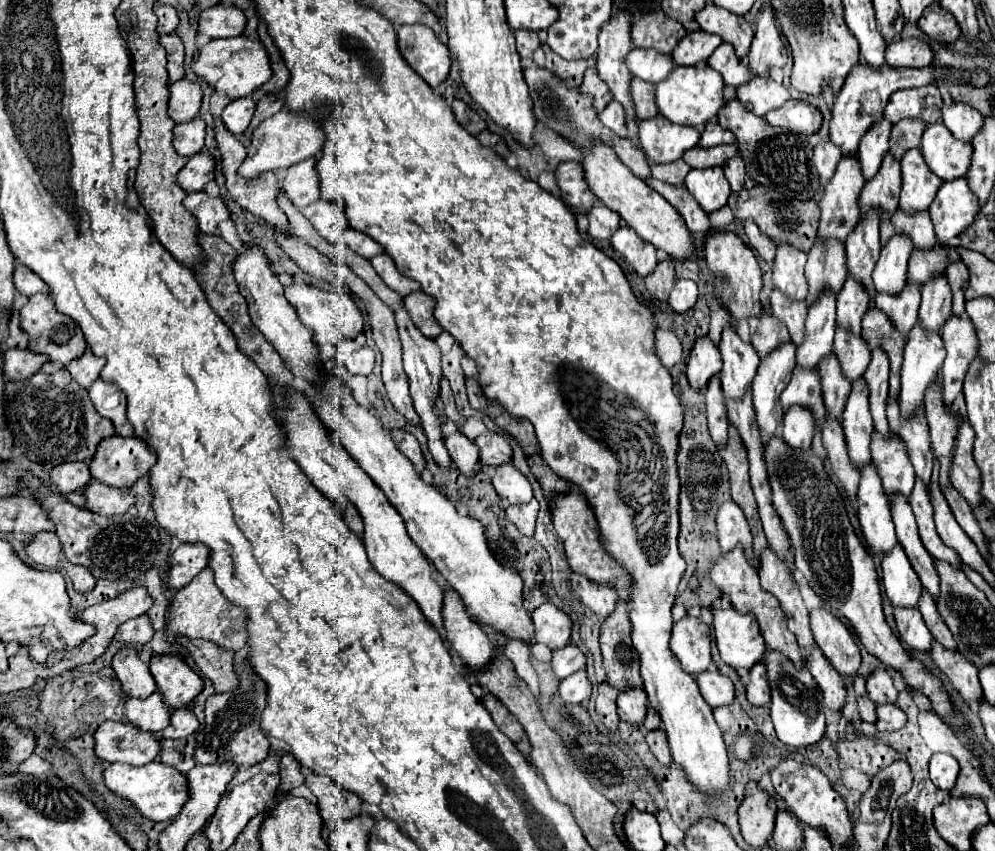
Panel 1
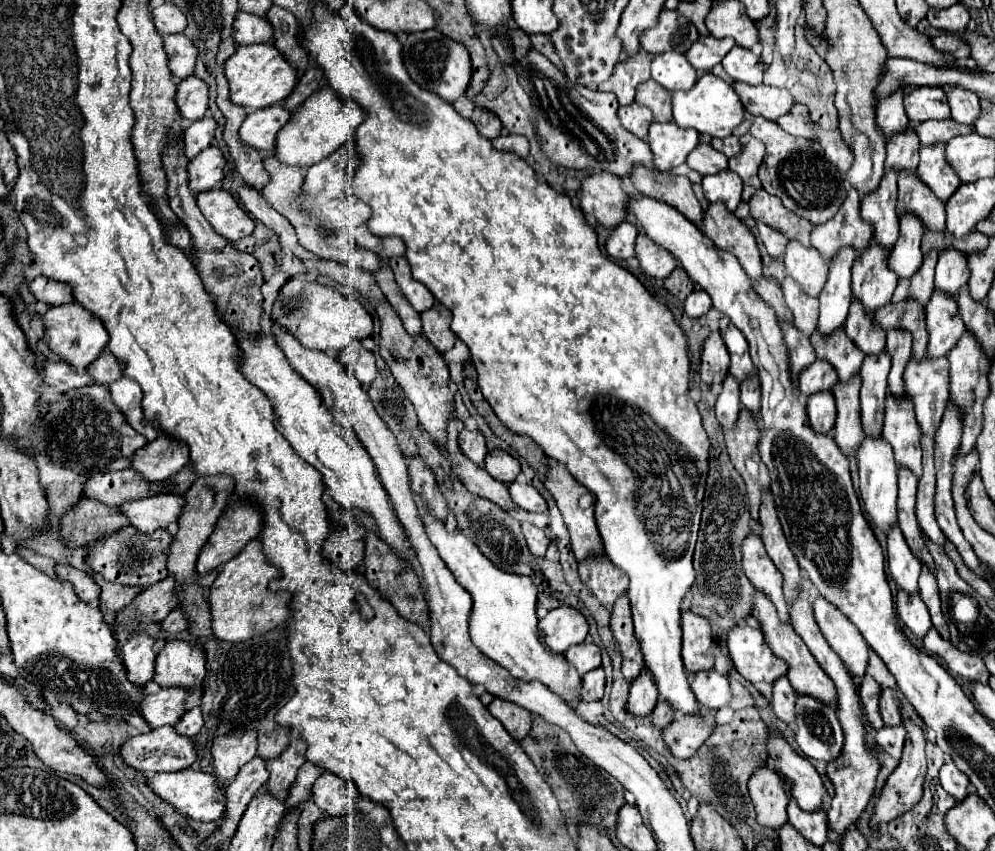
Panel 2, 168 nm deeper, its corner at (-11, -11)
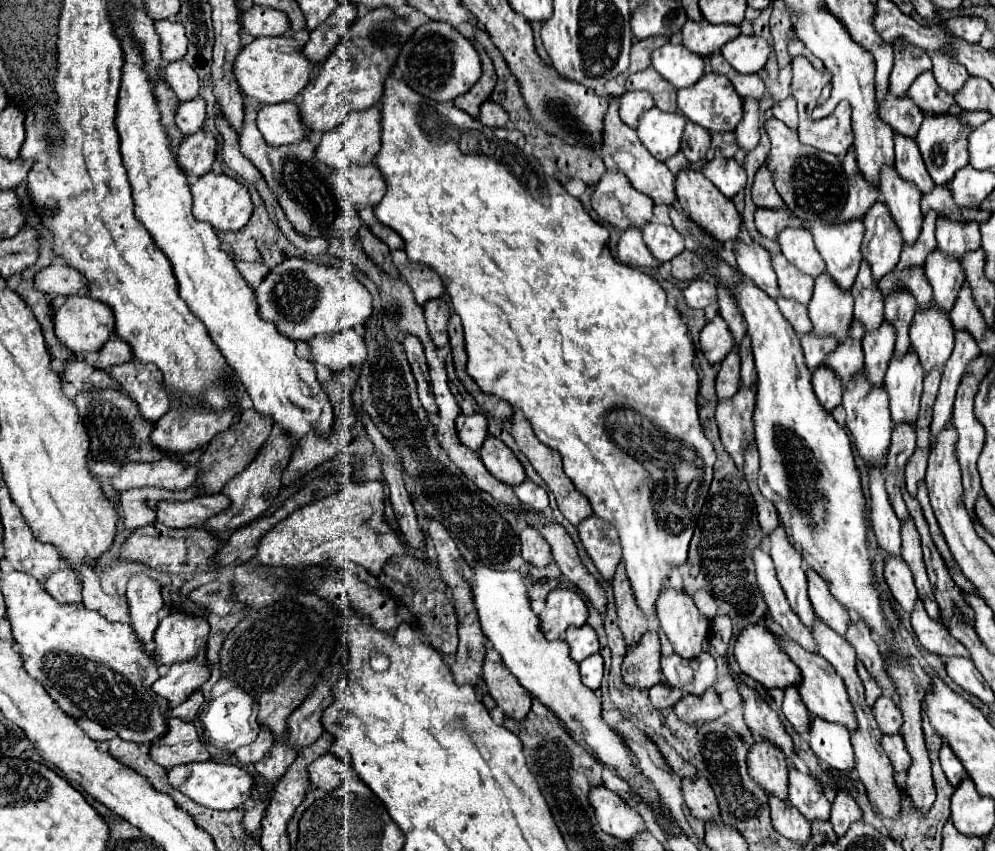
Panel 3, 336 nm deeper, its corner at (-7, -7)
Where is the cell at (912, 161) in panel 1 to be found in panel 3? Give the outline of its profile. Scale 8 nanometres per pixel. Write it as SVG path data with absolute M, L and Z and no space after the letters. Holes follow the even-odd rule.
M945 113L945 115L939 115L939 117L931 117L927 115L923 119L923 125L915 137L917 145L919 145L919 151L923 155L923 161L925 161L925 167L931 175L931 179L935 181L935 185L947 185L951 183L951 179L955 177L955 173L959 169L963 169L969 161L967 161L967 133L971 129L967 125L961 125L953 115Z

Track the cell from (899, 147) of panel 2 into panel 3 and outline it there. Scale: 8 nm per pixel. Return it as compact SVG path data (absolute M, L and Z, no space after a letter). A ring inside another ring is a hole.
M885 95L883 109L879 109L879 117L897 133L907 139L915 139L917 131L921 127L921 121L925 119L925 113L907 97L899 97L899 101L891 101L891 97Z

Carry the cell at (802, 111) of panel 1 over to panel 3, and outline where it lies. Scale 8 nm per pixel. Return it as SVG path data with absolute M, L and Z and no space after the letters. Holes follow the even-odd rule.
M787 97L783 101L777 101L771 111L773 111L775 119L783 121L791 129L797 129L797 101L795 101L795 97Z

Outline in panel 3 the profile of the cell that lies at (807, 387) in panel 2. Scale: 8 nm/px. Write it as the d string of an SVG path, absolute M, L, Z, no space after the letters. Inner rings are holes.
M809 333L807 337L801 339L801 347L803 347L803 355L805 355L805 365L813 371L819 365L823 365L829 357L829 353L833 353L837 349L835 341L819 341L819 337L815 337L813 333Z

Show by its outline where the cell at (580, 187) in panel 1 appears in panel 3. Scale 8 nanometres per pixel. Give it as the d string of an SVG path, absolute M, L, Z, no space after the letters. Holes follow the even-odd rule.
M605 171L593 187L591 195L593 211L617 229L629 229L631 225L643 227L653 217L653 201L639 193L623 173Z

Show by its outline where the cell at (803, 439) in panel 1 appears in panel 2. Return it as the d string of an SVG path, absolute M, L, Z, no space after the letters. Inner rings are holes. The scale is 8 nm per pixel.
M815 393L807 403L811 427L819 433L829 433L835 425L835 397L831 393Z

